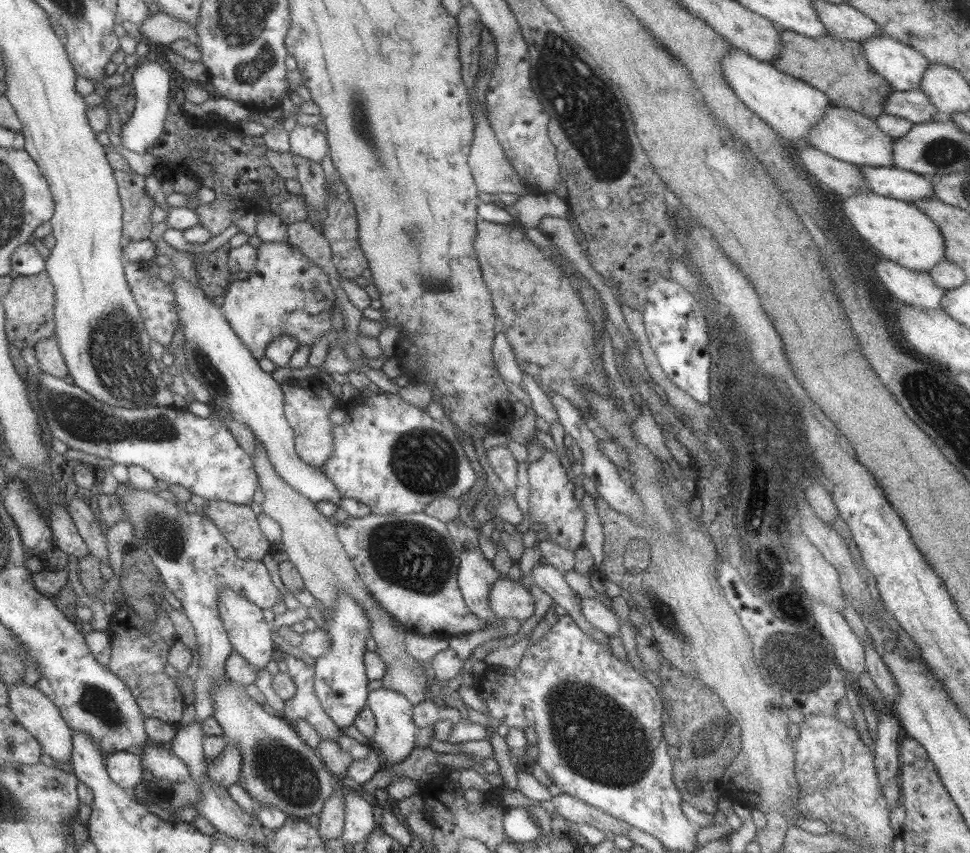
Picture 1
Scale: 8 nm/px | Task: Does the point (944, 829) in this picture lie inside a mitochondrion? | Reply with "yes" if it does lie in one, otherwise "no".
no

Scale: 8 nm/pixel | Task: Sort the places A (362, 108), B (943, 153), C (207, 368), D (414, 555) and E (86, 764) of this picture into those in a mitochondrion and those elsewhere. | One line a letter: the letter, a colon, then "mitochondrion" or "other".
A: mitochondrion
B: mitochondrion
C: mitochondrion
D: mitochondrion
E: other

